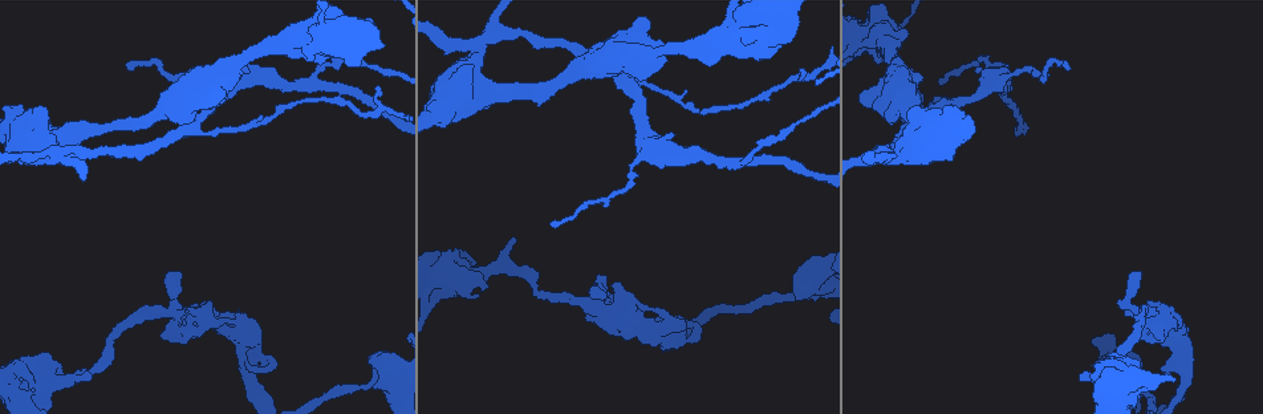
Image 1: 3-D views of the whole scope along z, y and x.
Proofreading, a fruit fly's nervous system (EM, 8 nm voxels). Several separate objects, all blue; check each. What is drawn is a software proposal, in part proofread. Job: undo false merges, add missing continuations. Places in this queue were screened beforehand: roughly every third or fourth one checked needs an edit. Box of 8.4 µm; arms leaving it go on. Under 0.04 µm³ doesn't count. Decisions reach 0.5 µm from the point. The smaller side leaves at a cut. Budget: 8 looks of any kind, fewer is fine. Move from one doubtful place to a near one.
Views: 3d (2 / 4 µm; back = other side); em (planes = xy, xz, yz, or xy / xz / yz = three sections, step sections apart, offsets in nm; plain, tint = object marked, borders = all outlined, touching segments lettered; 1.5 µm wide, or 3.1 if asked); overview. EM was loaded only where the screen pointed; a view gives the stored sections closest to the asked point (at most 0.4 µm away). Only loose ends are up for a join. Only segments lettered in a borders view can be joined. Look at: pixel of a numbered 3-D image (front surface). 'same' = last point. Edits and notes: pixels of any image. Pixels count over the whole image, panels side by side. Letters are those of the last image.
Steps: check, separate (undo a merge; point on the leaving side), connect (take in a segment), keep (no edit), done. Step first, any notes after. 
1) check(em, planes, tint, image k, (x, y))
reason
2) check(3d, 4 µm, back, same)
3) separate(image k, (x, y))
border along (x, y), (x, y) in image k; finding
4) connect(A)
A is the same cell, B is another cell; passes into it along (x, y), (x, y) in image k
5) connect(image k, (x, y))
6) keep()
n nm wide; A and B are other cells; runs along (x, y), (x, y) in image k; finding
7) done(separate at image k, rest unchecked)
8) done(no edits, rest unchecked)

check(em, xy, step 8, borders, image 1, (742, 162))
a fork

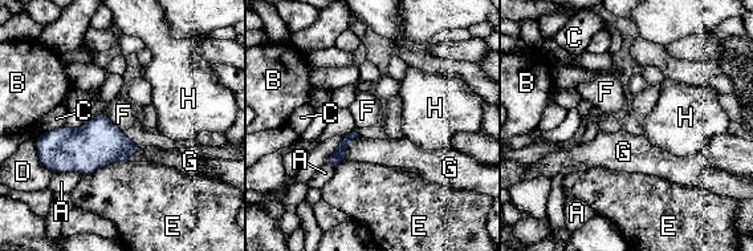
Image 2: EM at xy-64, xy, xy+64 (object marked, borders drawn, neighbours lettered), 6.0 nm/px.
keep()
A, B, C, D, E, F, G and H are other cells; border along (102, 110), (123, 130) in image 2; all the same neuron

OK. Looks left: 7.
check(em, planes, borders, image 1, (89, 381))
free end

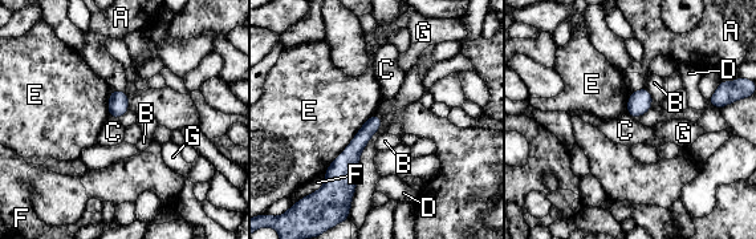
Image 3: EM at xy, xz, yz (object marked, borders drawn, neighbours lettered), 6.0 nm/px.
keep()
A, B, C, D, E, F and G are other cells; runs along (377, 118), (346, 163), (346, 191) in image 3; no lettered segment goes on from it

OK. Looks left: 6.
check(3d, 4 µm, image 1, (474, 55))
calibre changes

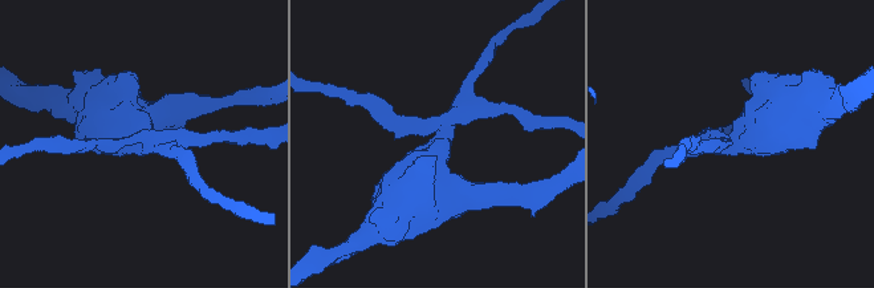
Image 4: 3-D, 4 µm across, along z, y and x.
check(em, planes, tint, image 4, (736, 140))
4 arms; now the EM

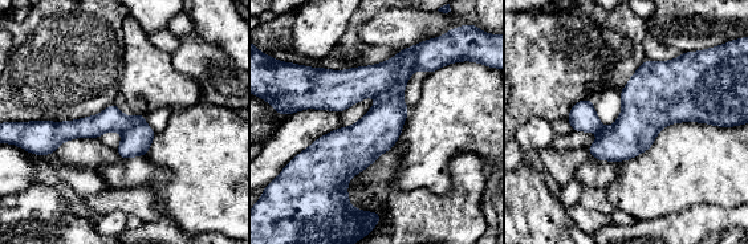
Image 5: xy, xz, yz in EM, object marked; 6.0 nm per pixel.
check(em, planes, borders, same)

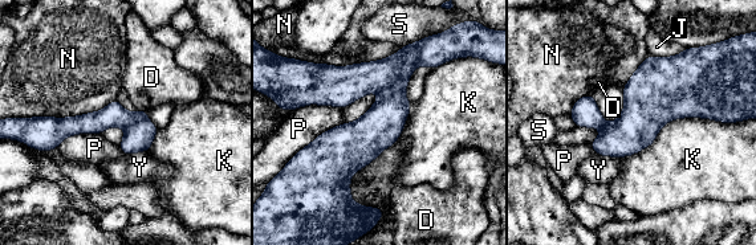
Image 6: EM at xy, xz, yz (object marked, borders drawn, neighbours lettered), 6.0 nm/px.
keep()
260 nm wide; D, J, K, N, P, S and Y are other cells; one neuron here

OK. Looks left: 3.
done(no edits, rest unchecked)

